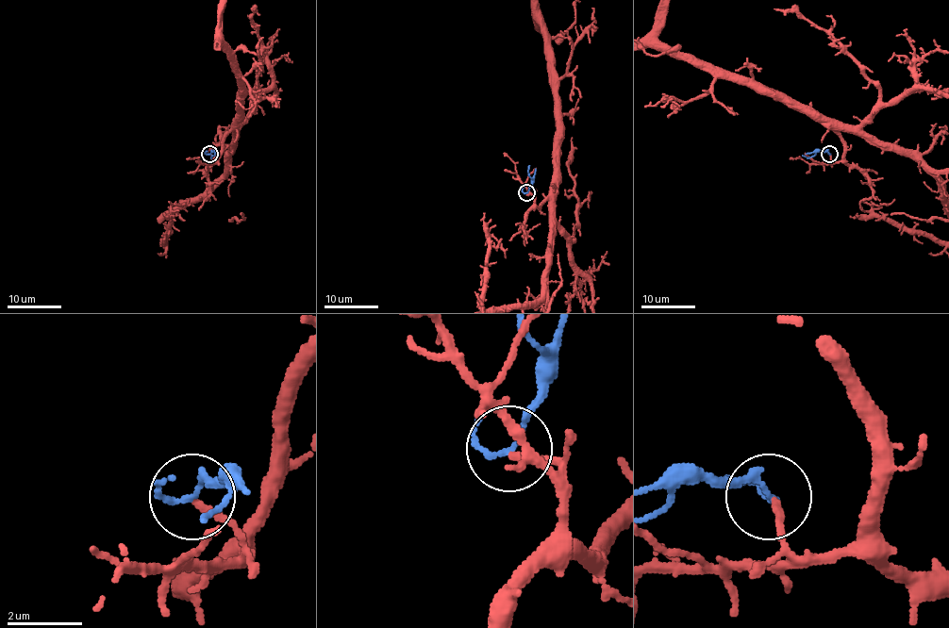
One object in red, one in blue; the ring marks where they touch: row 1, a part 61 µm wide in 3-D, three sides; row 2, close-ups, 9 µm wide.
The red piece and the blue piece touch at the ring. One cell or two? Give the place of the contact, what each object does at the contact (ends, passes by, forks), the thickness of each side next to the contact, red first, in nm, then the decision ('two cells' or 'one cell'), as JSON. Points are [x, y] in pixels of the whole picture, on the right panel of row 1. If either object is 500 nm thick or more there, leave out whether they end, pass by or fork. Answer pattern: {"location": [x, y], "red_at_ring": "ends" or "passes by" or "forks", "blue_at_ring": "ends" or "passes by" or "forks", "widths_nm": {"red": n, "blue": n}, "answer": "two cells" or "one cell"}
{"location": [829, 154], "red_at_ring": "ends", "blue_at_ring": "passes by", "widths_nm": {"red": 190, "blue": 150}, "answer": "two cells"}

